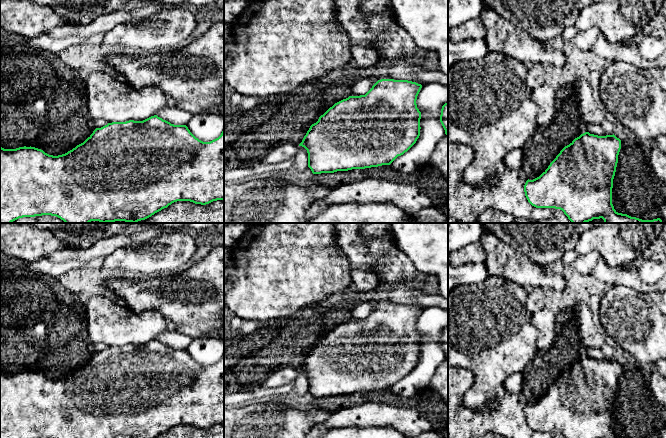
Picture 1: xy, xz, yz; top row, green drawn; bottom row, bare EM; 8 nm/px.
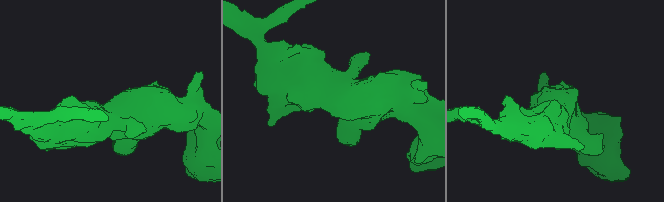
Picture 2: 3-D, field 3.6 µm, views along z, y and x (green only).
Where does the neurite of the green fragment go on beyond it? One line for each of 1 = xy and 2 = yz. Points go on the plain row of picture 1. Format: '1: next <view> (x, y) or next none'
1: next none
2: next none

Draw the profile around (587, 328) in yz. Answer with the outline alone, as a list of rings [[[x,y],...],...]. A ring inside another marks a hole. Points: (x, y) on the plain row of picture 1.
[[[578,302],[574,305],[577,332],[581,341],[589,348],[601,348],[605,340],[599,332],[589,305]]]

